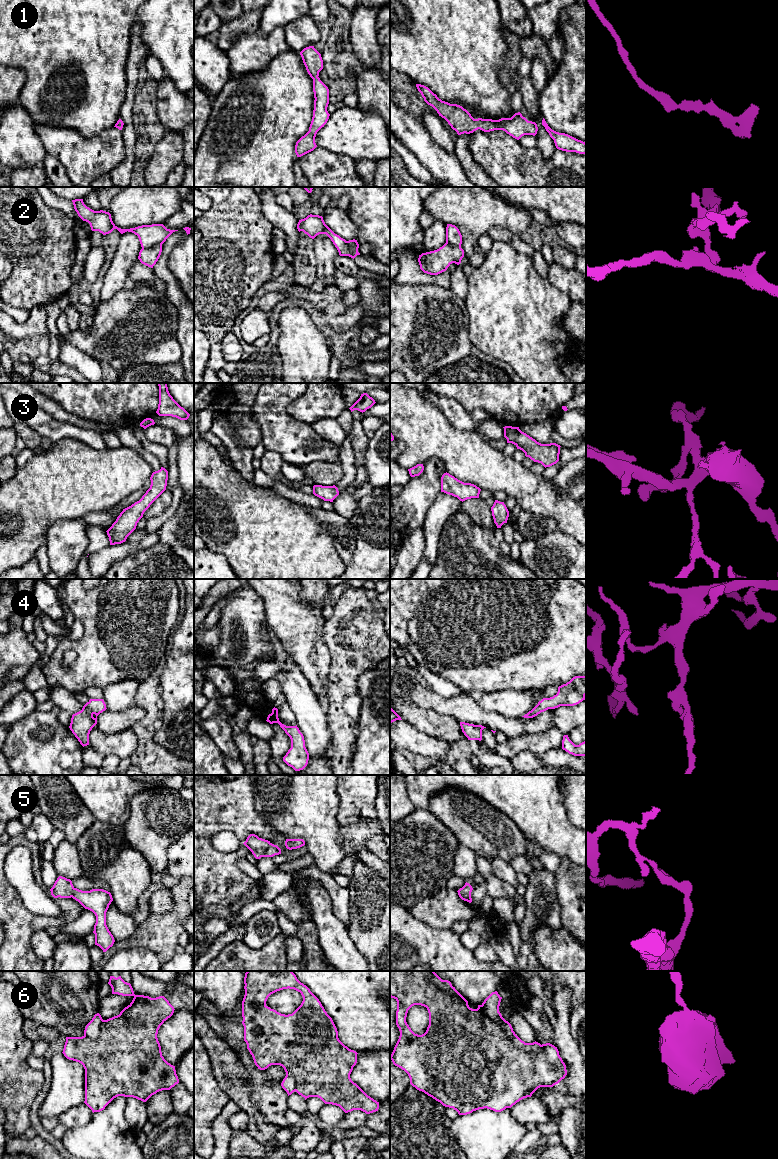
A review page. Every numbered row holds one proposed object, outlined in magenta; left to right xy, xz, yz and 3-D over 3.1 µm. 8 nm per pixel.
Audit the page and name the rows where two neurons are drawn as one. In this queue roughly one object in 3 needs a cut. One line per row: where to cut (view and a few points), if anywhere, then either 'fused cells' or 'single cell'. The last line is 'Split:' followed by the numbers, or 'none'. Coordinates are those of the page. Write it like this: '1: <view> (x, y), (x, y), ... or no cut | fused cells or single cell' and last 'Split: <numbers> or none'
1: no cut | single cell
2: xy (161, 244), (142, 248) | fused cells
3: no cut | single cell
4: no cut | single cell
5: xz (270, 843), (261, 856) | fused cells
6: yz (510, 1036), (510, 1039), (525, 1051), (538, 1052), (541, 1049) | fused cells
Split: 2, 5, 6

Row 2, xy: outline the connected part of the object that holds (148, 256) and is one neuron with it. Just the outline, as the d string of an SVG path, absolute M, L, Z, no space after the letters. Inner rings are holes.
M155 245L150 248L142 248L139 252L138 259L140 262L148 267L153 266L158 261L162 252L162 245Z

